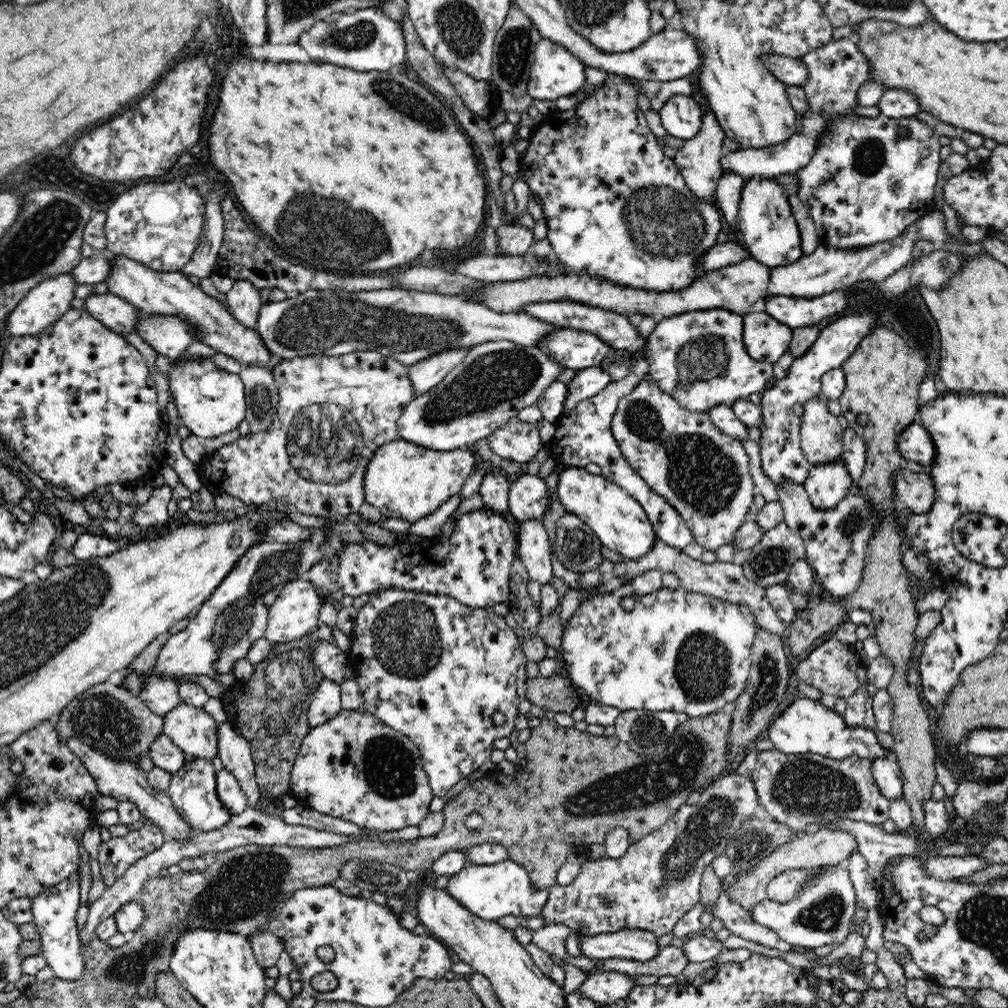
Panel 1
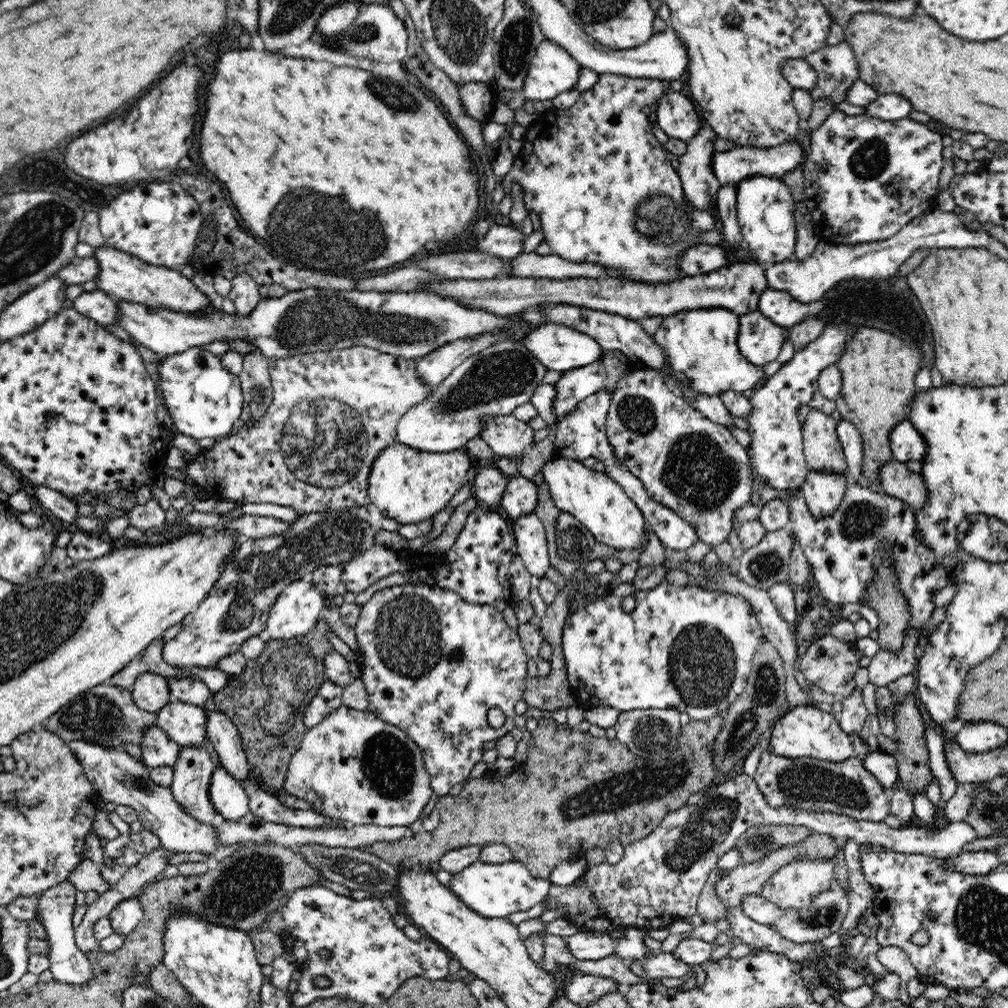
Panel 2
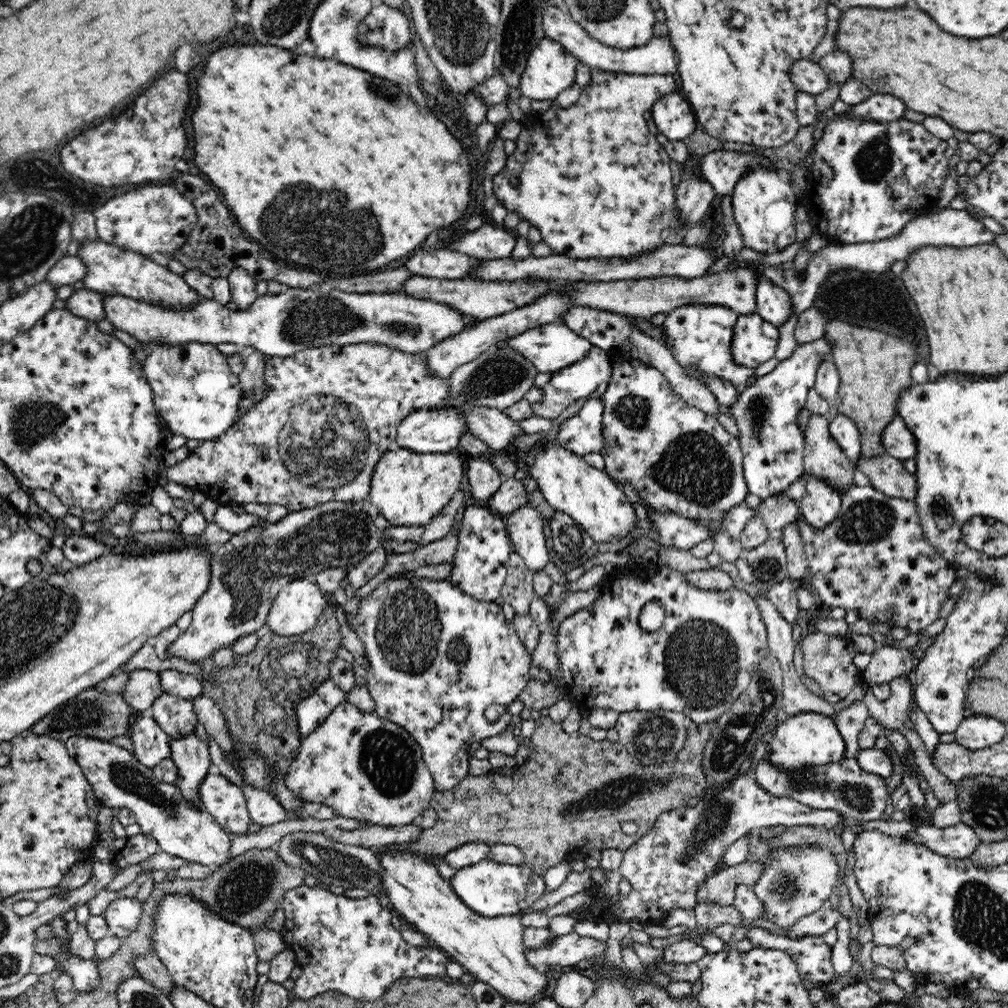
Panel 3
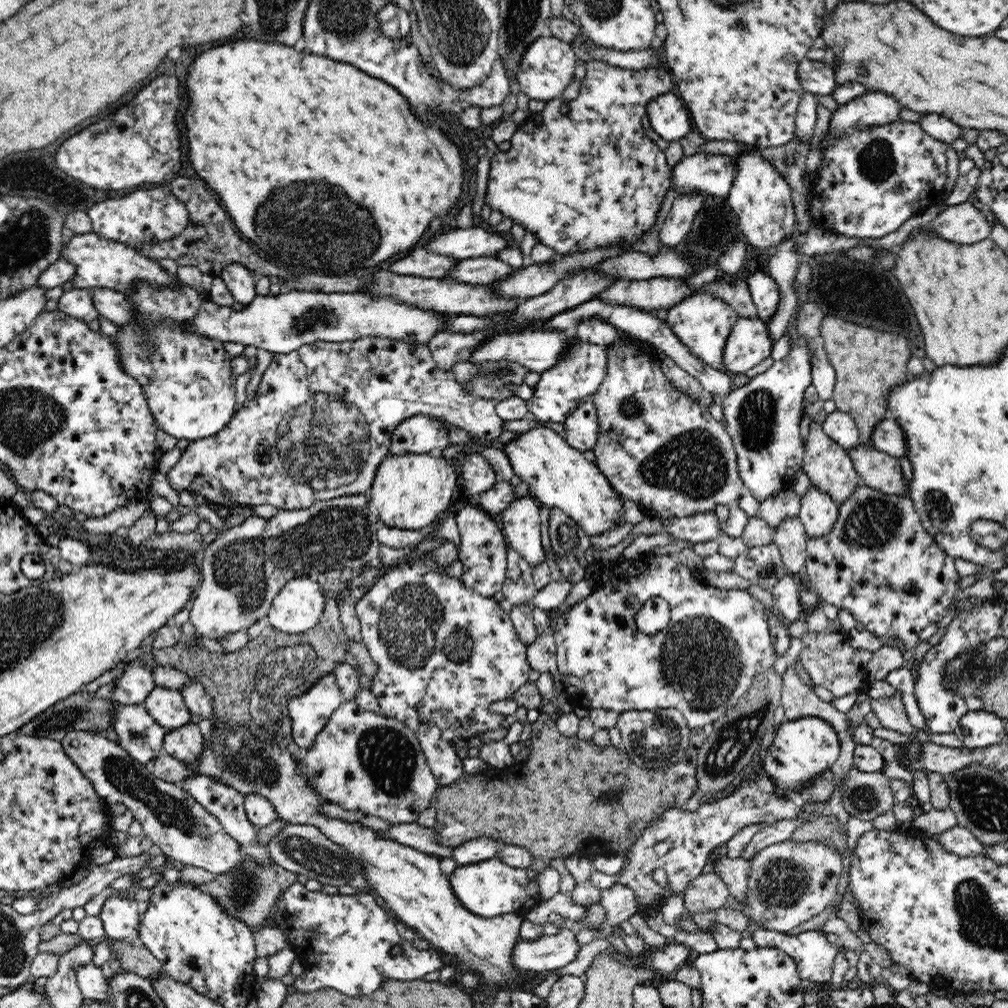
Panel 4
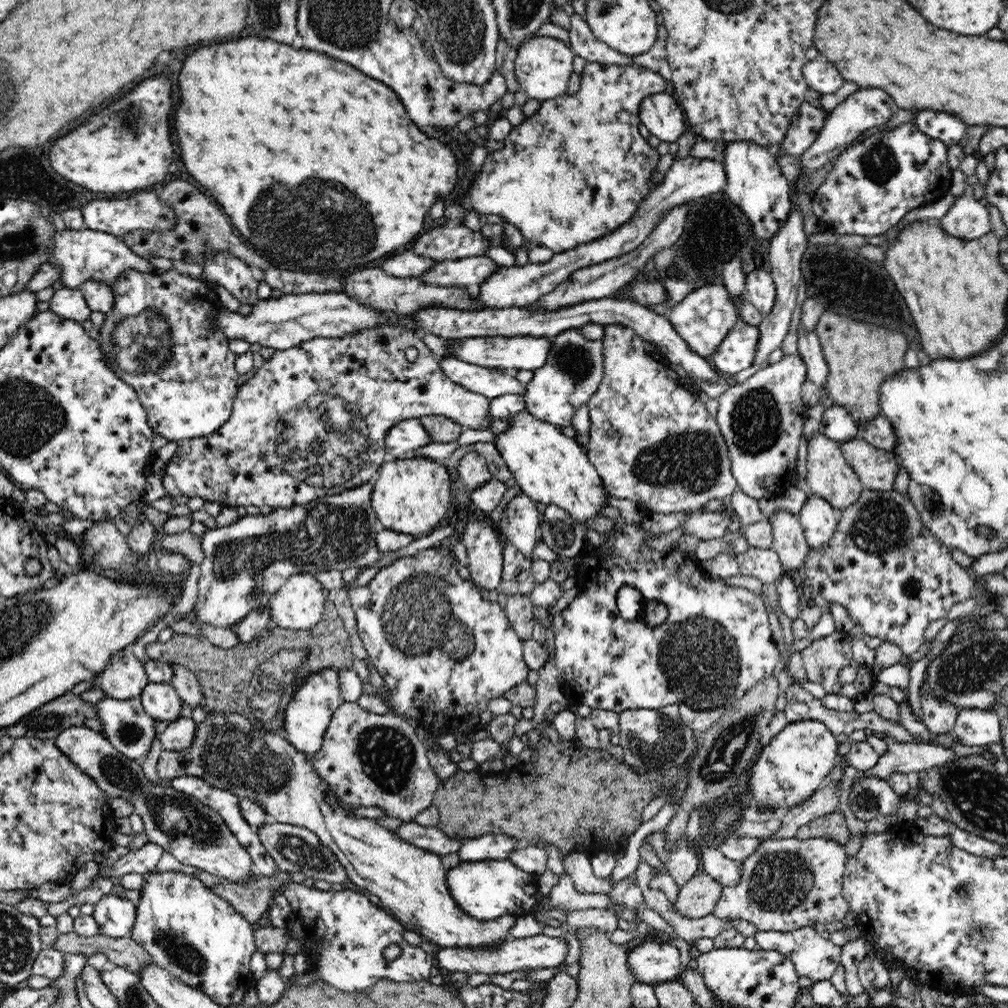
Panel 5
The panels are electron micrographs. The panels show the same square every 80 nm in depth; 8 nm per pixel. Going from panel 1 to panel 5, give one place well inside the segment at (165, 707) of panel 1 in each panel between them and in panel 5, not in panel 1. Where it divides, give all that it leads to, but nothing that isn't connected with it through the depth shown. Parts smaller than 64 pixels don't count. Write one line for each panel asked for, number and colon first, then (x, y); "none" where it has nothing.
2: (150, 692)
3: (143, 686)
4: (135, 683)
5: (124, 677)

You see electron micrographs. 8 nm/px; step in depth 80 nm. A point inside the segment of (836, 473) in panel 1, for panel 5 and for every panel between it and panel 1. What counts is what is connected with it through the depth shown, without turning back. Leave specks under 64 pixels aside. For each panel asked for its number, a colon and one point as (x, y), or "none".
2: (823, 493)
3: (819, 506)
4: (818, 513)
5: (819, 520)

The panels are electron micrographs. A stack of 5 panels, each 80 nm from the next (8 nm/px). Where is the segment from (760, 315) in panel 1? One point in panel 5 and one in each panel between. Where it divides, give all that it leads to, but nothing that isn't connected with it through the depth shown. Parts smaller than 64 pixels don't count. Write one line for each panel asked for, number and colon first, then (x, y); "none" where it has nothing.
2: (760, 340)
3: (754, 341)
4: (748, 343)
5: (736, 352)

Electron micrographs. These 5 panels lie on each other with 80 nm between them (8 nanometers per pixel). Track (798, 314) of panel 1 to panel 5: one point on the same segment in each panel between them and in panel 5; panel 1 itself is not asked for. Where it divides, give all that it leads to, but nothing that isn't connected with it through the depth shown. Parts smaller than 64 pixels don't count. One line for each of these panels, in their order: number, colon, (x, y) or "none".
2: (778, 306)
3: (773, 303)
4: (763, 289)
5: (760, 290)

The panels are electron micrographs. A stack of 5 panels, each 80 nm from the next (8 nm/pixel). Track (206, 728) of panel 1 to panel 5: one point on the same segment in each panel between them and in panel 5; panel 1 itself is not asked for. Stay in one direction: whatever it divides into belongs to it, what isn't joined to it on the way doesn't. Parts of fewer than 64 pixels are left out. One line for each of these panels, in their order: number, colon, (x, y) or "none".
2: (184, 723)
3: (175, 715)
4: (166, 706)
5: (160, 699)

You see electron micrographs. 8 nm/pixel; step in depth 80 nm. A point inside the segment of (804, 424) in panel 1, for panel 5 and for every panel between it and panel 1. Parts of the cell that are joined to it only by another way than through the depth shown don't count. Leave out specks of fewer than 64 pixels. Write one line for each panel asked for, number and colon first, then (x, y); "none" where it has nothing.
2: (823, 452)
3: (823, 458)
4: (830, 470)
5: (830, 477)

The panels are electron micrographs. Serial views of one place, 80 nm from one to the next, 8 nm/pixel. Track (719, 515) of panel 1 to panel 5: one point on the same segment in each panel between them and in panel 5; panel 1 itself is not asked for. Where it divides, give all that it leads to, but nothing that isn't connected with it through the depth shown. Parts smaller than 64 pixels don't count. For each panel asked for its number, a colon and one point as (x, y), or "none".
2: (686, 462)
3: (678, 459)
4: (655, 445)
5: (652, 441)

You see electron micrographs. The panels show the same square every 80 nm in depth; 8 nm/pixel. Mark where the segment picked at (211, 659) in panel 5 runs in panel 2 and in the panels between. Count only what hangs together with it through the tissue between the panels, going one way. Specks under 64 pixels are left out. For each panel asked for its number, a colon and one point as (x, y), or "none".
2: (287, 674)
3: (255, 699)
4: (252, 685)

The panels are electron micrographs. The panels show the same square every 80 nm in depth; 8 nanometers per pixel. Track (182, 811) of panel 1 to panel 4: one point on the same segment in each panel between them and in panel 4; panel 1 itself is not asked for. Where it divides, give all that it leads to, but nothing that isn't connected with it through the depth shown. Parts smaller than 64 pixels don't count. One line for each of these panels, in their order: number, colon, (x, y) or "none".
2: (193, 767)
3: (191, 754)
4: (185, 742)

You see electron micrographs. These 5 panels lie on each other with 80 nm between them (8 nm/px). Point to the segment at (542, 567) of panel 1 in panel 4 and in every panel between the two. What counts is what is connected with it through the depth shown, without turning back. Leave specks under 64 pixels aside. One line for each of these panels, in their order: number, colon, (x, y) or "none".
2: (531, 545)
3: (524, 525)
4: (520, 522)

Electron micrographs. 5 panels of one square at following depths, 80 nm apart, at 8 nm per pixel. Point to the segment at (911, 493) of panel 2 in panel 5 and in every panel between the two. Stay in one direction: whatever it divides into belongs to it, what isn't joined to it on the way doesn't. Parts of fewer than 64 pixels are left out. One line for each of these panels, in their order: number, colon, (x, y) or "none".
3: (886, 474)
4: (881, 472)
5: (877, 469)

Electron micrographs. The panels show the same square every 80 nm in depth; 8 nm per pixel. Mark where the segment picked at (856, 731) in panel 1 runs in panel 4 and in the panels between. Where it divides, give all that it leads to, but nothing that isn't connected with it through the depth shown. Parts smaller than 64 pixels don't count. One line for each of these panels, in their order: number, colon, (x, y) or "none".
2: (805, 731)
3: (806, 739)
4: (804, 748)

